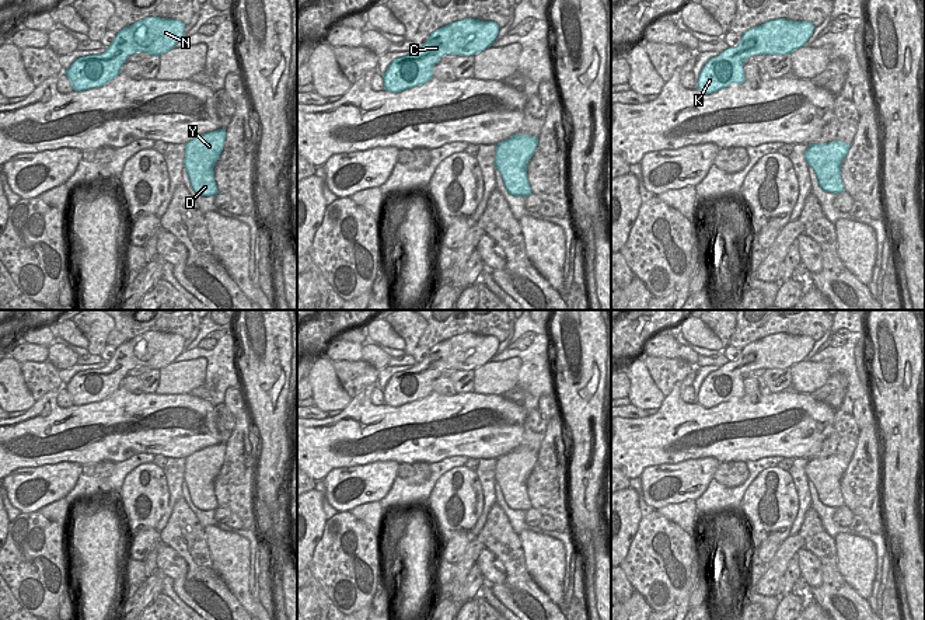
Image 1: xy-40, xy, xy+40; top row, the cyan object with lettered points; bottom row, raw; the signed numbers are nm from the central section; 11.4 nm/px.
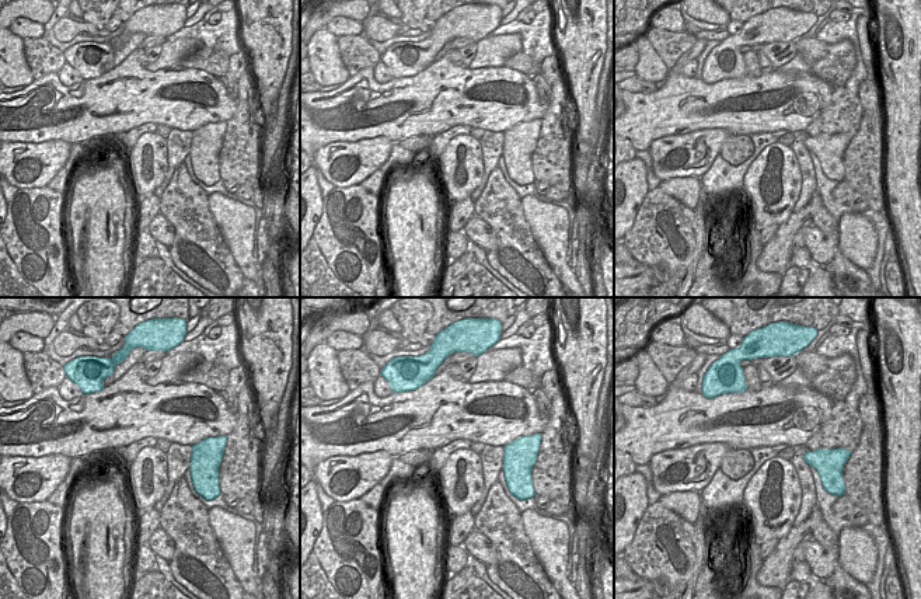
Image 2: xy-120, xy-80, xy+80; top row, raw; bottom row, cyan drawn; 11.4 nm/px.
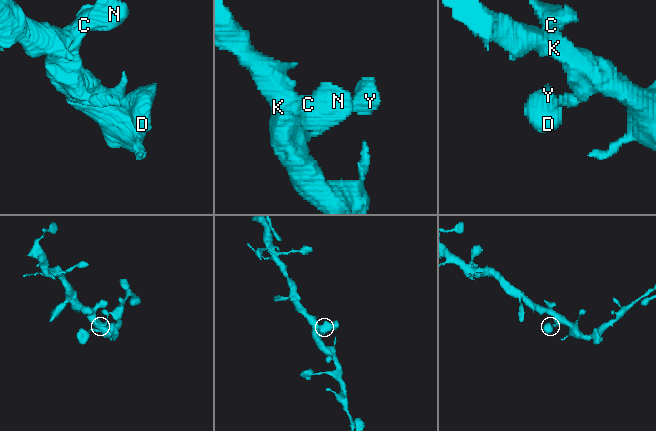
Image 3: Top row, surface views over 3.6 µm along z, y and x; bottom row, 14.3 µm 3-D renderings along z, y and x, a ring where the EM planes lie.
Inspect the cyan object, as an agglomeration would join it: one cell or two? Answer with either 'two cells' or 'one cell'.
one cell

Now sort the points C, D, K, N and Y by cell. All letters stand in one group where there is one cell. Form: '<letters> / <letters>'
C D K N Y

